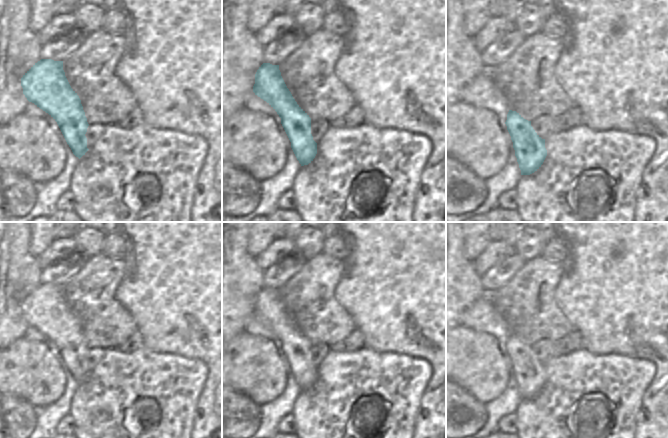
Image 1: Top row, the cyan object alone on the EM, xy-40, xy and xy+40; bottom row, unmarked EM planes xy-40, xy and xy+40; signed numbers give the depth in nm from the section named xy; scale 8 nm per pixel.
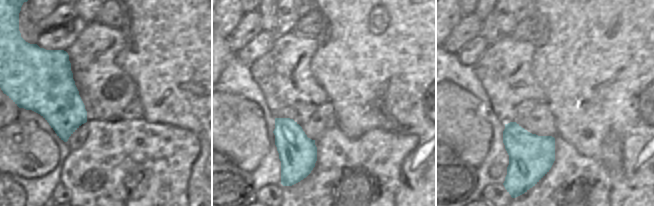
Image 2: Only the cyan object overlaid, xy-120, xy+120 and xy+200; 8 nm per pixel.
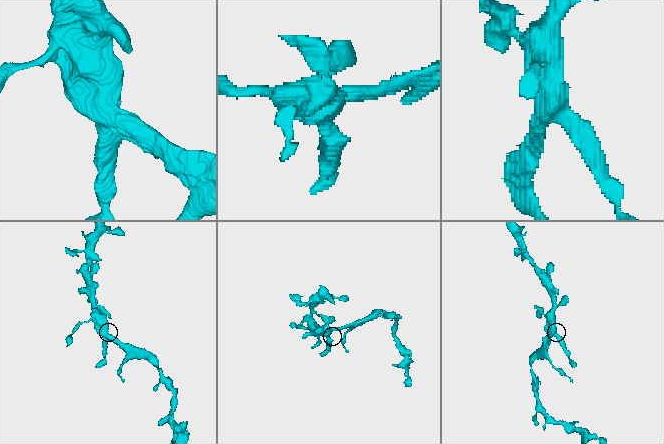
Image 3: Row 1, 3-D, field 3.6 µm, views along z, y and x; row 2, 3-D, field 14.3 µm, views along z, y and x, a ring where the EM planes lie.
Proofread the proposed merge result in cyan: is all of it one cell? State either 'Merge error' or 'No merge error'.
No merge error.

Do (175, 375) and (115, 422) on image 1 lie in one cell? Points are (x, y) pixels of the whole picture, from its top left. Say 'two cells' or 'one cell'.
one cell

